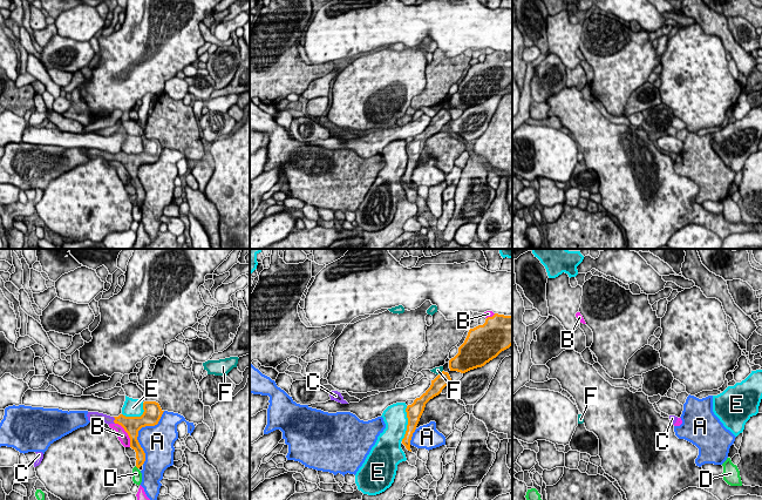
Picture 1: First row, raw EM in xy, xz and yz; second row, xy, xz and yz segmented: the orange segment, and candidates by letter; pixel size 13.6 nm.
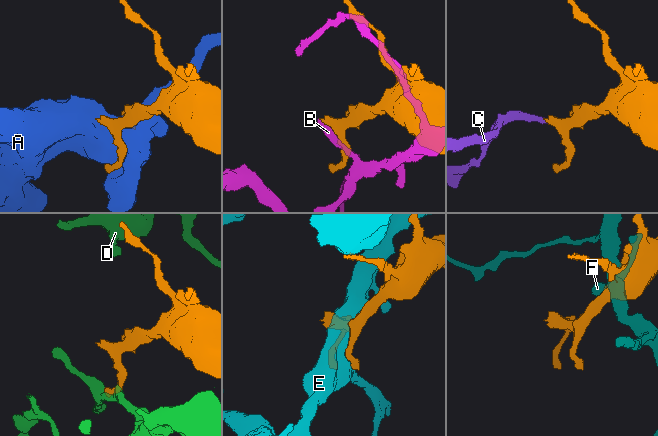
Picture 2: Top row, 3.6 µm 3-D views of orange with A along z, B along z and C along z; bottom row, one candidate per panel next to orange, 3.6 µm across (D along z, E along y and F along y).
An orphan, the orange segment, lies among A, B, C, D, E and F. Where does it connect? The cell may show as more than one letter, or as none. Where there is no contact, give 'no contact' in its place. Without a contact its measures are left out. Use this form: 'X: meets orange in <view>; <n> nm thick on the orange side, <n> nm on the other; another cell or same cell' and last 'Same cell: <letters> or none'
A: meets orange in xy; 240 nm thick on the orange side, 380 nm on the other; another cell
B: meets orange in xy; 240 nm thick on the orange side, 140 nm on the other; another cell
C: meets orange in xy; 240 nm thick on the orange side, 120 nm on the other; same cell
D: no contact; another cell
E: meets orange in xz; 220 nm thick on the orange side, 320 nm on the other; another cell
F: meets orange in xz; 200 nm thick on the orange side, 100 nm on the other; another cell
Same cell: C

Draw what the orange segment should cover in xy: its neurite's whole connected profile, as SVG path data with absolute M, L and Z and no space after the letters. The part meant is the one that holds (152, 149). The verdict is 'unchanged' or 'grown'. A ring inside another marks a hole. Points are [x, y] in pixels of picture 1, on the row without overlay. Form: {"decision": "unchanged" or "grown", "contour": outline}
{"decision": "grown", "contour": "M156 138L143 140L143 151L141 154L125 154L120 151L118 154L110 154L98 149L88 149L87 154L89 158L102 157L106 161L118 161L128 170L130 175L130 184L136 189L136 204L140 205L145 198L145 190L141 184L137 174L138 168L145 163L155 163L158 161L163 147Z"}

